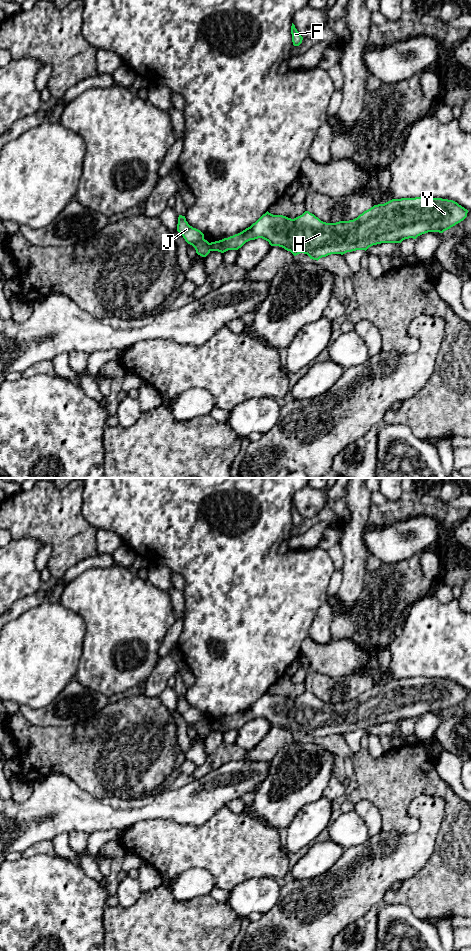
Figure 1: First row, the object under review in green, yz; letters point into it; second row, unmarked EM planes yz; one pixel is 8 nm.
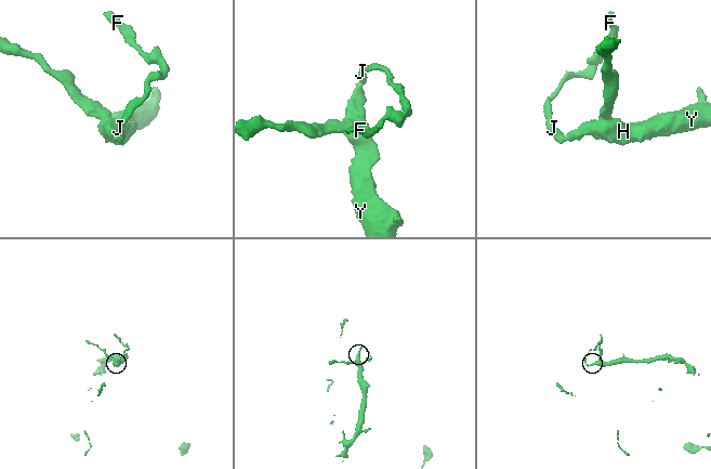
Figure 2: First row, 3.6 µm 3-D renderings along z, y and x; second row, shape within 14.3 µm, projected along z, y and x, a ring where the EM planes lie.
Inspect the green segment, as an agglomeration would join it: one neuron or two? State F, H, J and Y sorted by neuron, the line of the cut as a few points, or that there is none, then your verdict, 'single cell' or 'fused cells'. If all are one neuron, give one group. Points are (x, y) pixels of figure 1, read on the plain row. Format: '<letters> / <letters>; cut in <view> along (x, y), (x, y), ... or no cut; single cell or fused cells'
F J / H Y; cut in yz along (209, 723), (211, 730); fused cells

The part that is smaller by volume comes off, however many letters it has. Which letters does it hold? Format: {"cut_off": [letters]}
{"cut_off": ["F", "J"]}

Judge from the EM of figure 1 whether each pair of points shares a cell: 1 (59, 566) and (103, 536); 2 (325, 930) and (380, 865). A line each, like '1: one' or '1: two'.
1: two
2: one

